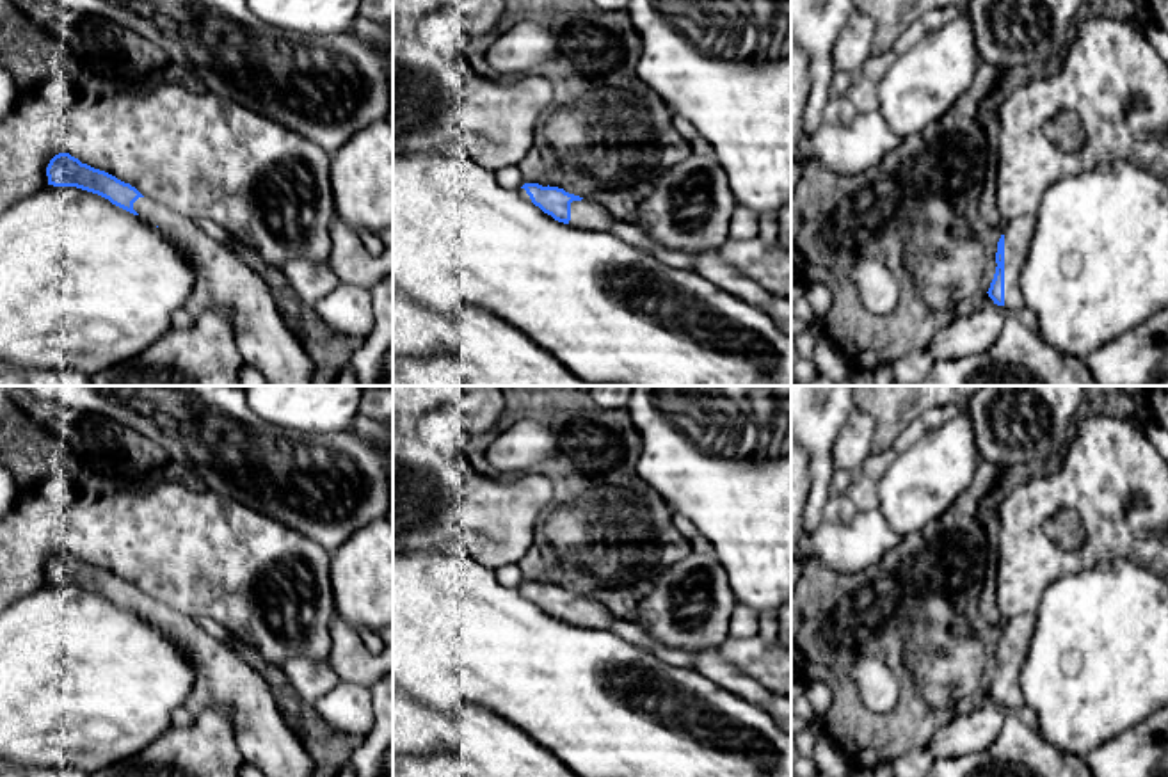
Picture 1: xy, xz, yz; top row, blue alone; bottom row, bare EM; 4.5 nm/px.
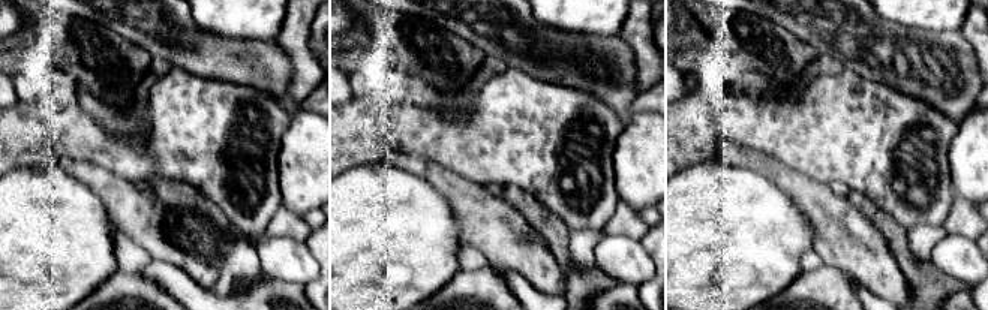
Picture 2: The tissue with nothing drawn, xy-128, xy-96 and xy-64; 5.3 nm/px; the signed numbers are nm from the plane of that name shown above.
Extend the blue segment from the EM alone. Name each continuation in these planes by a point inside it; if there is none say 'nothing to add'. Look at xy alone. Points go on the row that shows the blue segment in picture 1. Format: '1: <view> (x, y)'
1: xy (223, 280)

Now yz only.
1: yz (1017, 233)

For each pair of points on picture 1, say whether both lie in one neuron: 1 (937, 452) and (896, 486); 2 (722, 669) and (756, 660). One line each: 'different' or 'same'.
1: same
2: different

